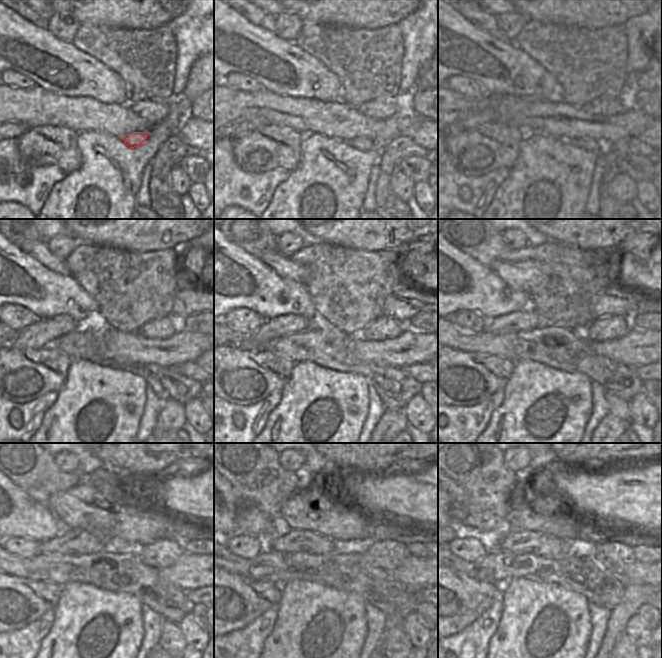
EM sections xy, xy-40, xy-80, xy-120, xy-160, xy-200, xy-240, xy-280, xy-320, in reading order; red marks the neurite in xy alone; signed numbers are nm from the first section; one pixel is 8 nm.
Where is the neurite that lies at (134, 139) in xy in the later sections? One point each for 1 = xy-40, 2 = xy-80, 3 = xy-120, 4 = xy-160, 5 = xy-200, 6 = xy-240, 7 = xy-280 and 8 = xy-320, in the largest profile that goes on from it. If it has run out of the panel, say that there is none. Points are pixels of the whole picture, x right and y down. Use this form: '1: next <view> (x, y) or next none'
1: next xy-40 (364, 144)
2: next xy-80 (588, 144)
3: next xy-120 (142, 371)
4: next xy-160 (389, 403)
5: next xy-200 (618, 407)
6: next xy-240 (171, 639)
7: next xy-280 (395, 646)
8: next xy-320 (624, 646)

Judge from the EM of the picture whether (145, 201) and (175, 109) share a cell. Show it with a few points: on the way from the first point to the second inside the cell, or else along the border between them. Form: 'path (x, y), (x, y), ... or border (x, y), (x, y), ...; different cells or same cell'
border (148, 164), (143, 169), (141, 175), (136, 205); different cells

